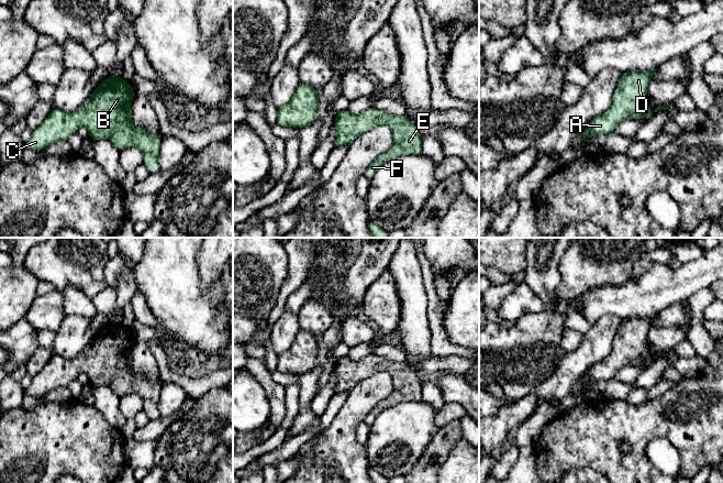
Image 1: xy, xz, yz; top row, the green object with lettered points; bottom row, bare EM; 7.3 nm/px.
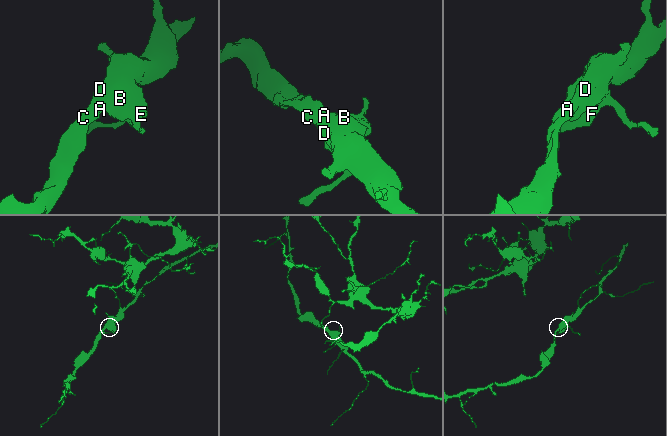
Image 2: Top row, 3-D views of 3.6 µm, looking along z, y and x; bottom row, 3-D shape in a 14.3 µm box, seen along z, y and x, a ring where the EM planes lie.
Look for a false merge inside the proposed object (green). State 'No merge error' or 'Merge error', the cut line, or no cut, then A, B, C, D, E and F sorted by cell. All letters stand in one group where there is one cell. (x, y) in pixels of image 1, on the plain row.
No merge error. No split. Groups: A B C D E F

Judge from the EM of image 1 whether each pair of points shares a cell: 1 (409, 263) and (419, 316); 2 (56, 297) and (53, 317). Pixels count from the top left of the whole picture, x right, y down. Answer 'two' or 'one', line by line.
1: one
2: one

